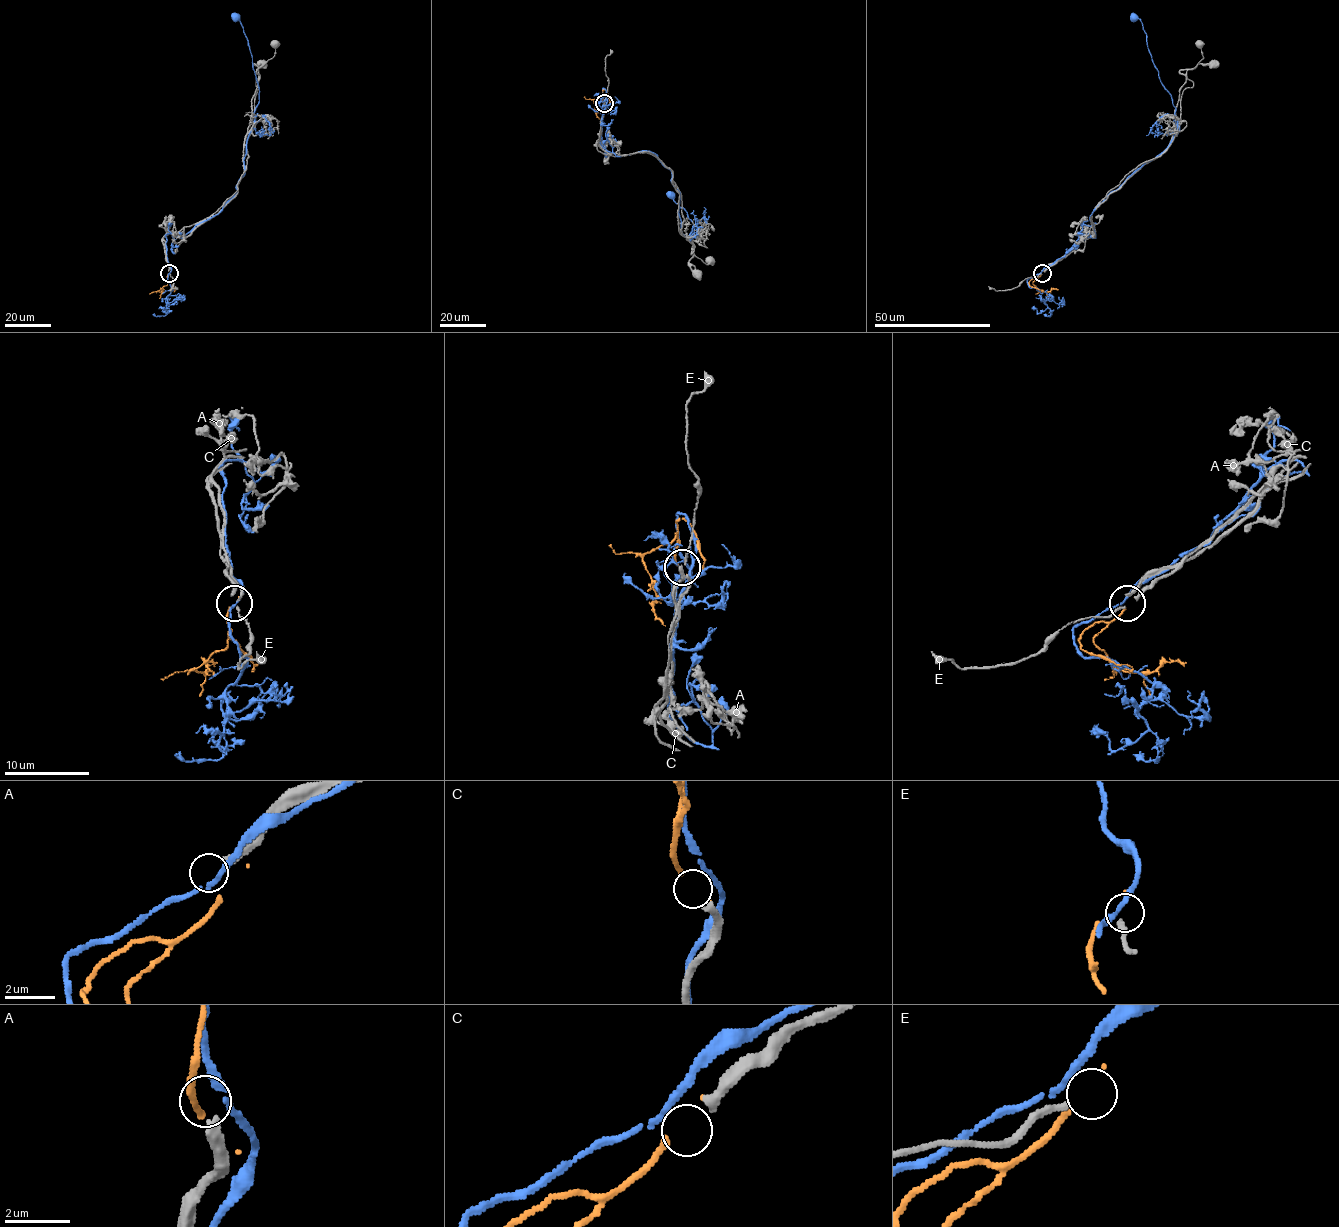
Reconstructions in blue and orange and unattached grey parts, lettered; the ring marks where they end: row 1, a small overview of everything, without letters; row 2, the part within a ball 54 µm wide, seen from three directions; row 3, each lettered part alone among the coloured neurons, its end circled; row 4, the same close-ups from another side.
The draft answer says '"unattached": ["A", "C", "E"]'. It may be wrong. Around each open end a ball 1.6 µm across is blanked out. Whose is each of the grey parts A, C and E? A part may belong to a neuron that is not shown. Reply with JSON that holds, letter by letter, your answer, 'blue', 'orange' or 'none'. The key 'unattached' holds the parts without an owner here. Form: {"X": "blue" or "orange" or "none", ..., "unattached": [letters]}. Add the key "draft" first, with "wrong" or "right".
{"draft": "right", "A": "none", "C": "none", "E": "none", "unattached": ["A", "C", "E"]}

